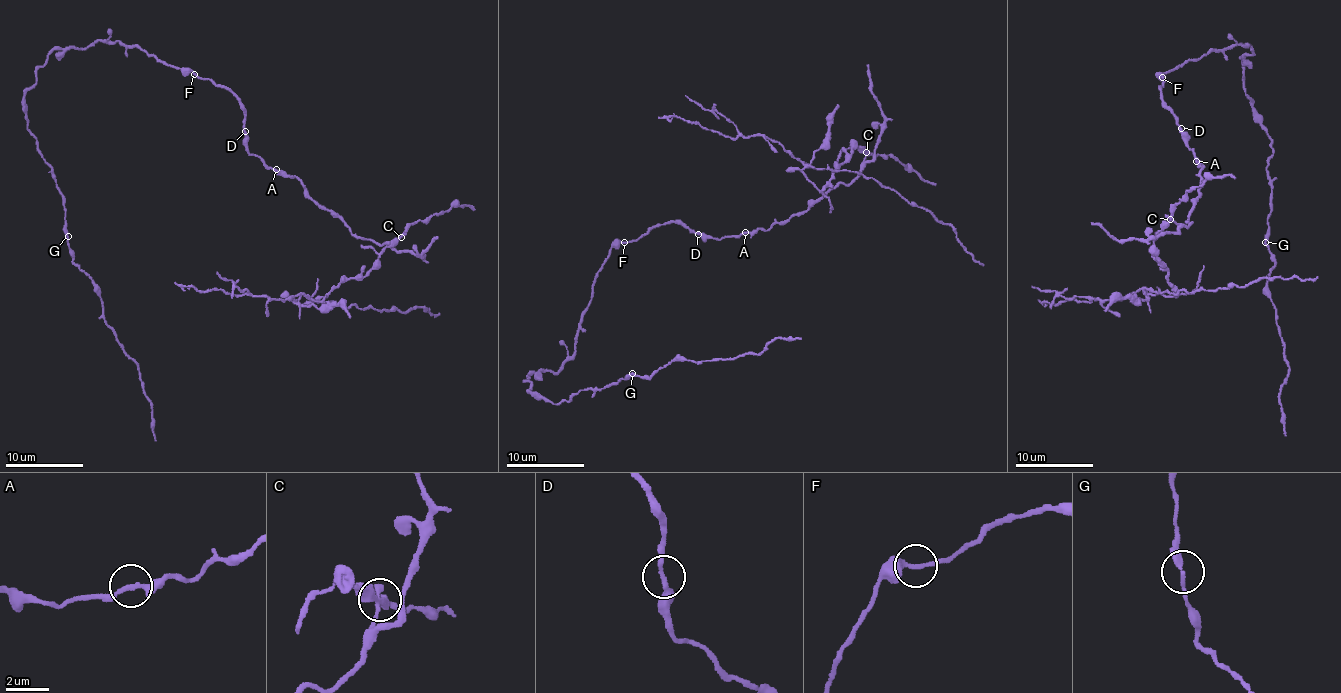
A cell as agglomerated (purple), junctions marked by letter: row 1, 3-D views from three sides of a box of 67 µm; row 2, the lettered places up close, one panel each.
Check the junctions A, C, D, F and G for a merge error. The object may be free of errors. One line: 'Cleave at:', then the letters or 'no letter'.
Cleave at: C

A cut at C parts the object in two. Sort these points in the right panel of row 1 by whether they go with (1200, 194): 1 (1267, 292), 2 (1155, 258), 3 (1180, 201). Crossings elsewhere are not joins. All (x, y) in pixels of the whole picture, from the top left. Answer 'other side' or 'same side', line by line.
1: same side
2: other side
3: other side

